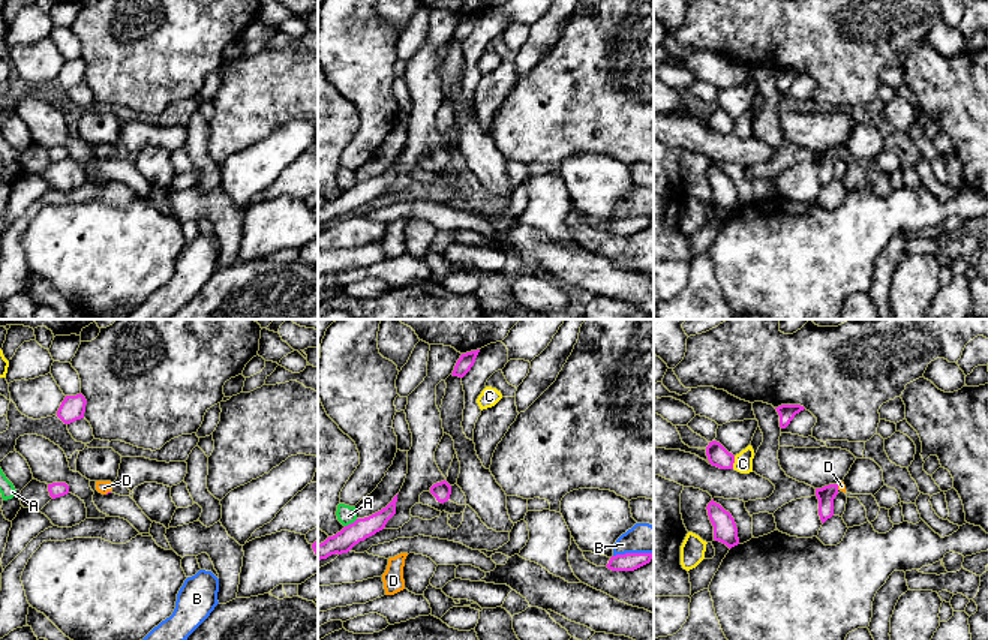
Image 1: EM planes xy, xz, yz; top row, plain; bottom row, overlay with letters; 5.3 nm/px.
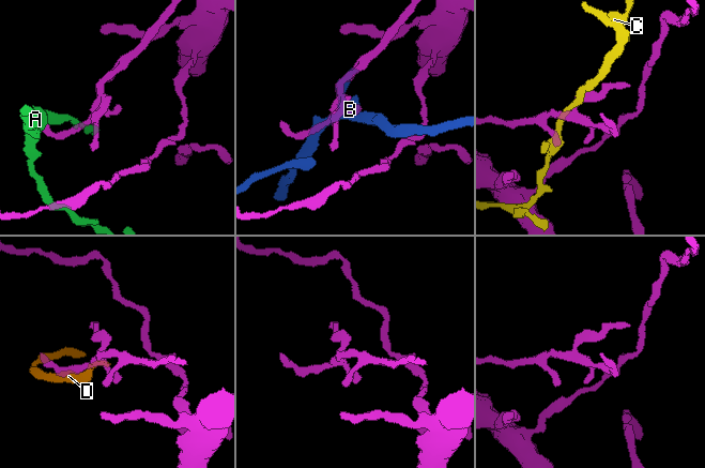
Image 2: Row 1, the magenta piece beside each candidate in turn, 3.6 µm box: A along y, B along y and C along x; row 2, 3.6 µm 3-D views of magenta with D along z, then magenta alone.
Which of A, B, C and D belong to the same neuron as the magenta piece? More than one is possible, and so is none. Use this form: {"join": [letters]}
{"join": ["D"]}

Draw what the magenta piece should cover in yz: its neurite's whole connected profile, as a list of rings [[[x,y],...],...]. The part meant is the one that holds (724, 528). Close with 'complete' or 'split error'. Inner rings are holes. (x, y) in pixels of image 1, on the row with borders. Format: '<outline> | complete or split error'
[[[714,499],[706,507],[709,520],[714,526],[714,540],[726,544],[729,549],[739,544],[735,519]]] | complete

